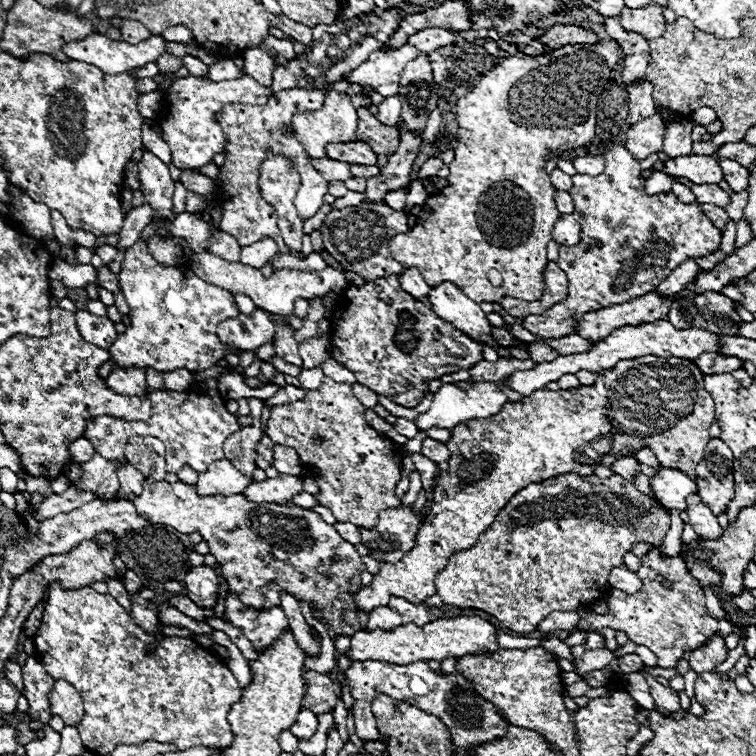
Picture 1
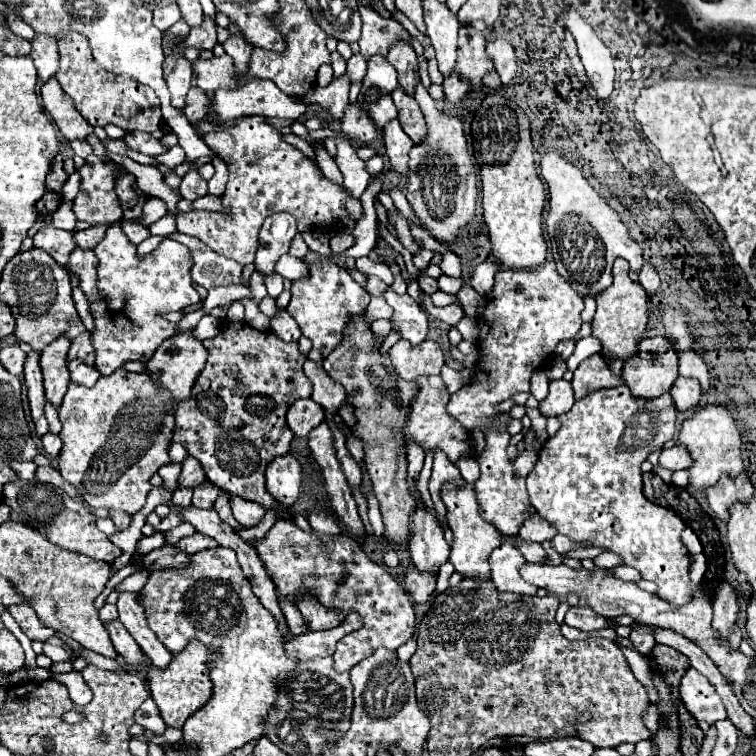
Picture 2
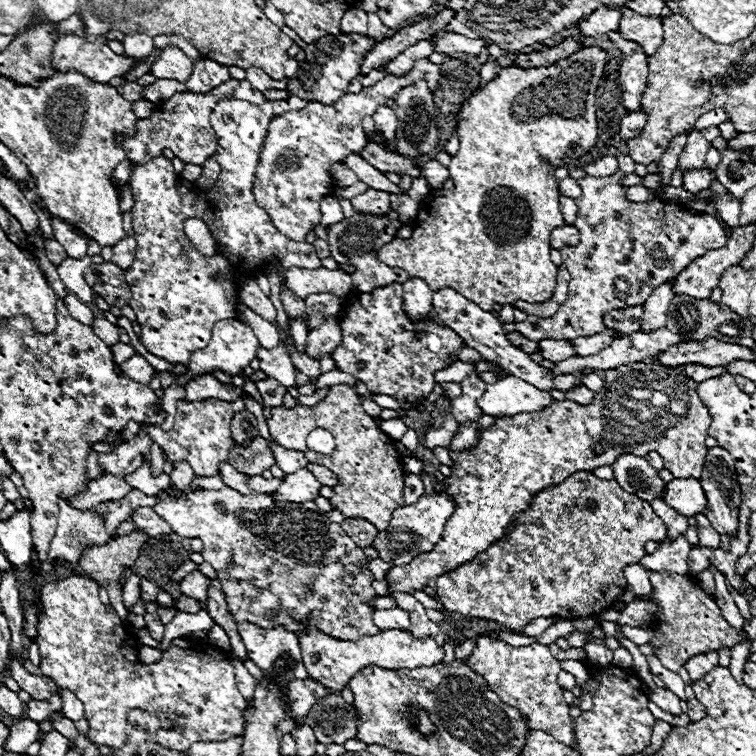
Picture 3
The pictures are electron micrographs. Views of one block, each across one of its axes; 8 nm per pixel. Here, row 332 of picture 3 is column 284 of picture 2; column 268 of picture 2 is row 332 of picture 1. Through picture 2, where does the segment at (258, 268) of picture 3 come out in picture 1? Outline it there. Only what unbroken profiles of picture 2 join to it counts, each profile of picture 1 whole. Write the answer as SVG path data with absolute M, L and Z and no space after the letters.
M138 240L126 254L122 262L122 270L118 274L122 294L130 306L130 326L124 334L118 334L118 340L108 348L112 360L126 368L126 366L140 366L166 372L176 368L186 368L190 372L194 370L206 370L216 366L216 362L224 356L224 346L220 344L216 336L216 326L236 316L234 296L227 290L222 290L214 284L210 284L198 278L188 265L166 266L154 260L154 256L148 252L148 240Z

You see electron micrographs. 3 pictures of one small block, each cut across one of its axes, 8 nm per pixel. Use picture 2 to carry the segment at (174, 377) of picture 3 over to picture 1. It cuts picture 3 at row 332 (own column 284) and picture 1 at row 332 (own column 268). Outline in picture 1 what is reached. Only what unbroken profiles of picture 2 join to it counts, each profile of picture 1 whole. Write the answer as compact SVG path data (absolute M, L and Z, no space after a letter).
M258 308L254 316L236 316L218 324L216 334L222 344L238 348L242 352L258 352L258 348L274 336L274 326L268 312Z

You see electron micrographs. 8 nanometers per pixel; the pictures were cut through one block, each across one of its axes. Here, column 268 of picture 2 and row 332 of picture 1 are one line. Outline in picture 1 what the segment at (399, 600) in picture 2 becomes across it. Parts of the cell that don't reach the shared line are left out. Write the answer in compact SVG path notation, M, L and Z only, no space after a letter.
M614 146L612 150L606 152L606 172L602 172L602 176L582 176L582 174L576 174L572 176L574 180L574 188L570 190L570 194L574 196L574 212L572 216L576 218L576 222L580 224L582 228L582 238L580 238L580 244L578 246L560 246L560 258L558 258L558 266L566 272L568 276L568 298L558 302L554 308L550 308L550 312L544 312L544 314L536 314L536 316L526 316L524 322L522 322L522 328L526 328L528 332L540 336L540 338L562 338L562 336L568 336L568 334L574 334L578 330L578 322L582 320L584 314L588 312L594 312L594 310L600 310L600 308L606 308L610 304L622 304L624 300L634 300L634 296L644 296L646 292L654 292L654 288L674 270L678 268L682 262L686 262L688 258L702 258L706 256L708 252L714 252L718 246L720 246L720 240L722 240L722 232L702 214L700 210L700 204L694 202L694 204L682 204L672 192L668 196L664 194L658 194L658 196L646 196L642 192L642 184L644 180L640 178L640 164L638 160L634 160L634 156L624 148L624 146Z

